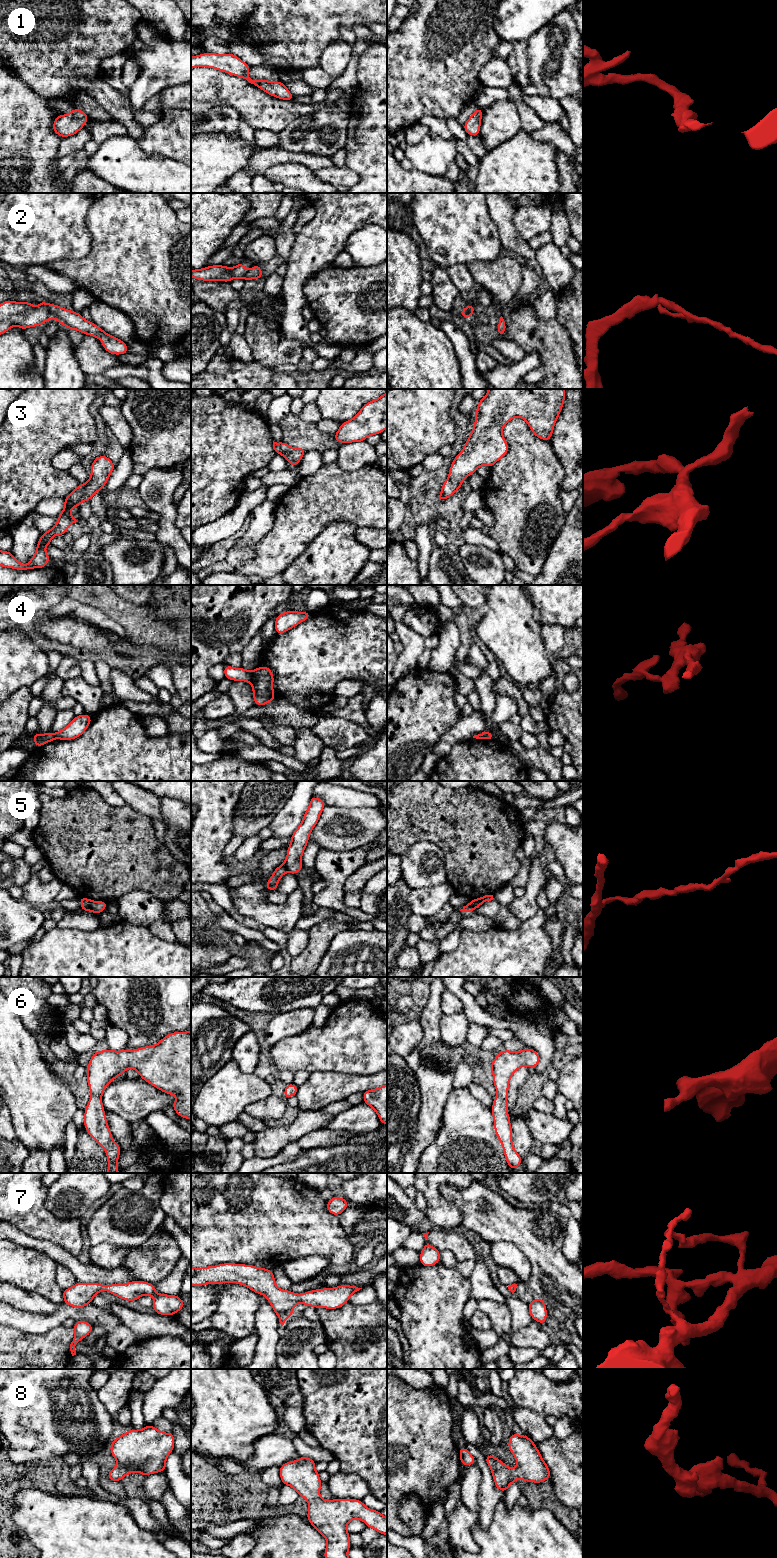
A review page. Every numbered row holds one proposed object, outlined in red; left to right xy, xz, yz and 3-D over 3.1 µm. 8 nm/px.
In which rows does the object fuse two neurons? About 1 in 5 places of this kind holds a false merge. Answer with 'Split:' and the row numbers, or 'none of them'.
Split: 2, 4, 5

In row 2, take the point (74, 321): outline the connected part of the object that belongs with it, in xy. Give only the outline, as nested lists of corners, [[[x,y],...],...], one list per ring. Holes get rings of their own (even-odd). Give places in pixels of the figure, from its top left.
[[[49,304],[52,318],[70,330],[78,330],[85,335],[94,336],[102,341],[103,348],[110,354],[128,354],[127,344],[109,335],[93,322],[85,320],[80,313],[67,310],[56,304]]]

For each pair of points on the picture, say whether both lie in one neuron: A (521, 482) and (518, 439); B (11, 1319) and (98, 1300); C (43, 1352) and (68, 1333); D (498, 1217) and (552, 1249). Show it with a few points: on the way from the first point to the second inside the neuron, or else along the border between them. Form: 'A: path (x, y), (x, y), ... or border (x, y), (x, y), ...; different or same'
A: path (521, 471), (521, 450); same
B: border (91, 1302), (113, 1313); different
C: path (49, 1350), (62, 1337); same
D: path (511, 1224), (526, 1228), (539, 1240); same

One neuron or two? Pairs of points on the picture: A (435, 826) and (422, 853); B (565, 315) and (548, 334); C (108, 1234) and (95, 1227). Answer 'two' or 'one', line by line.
A: two
B: two
C: one

